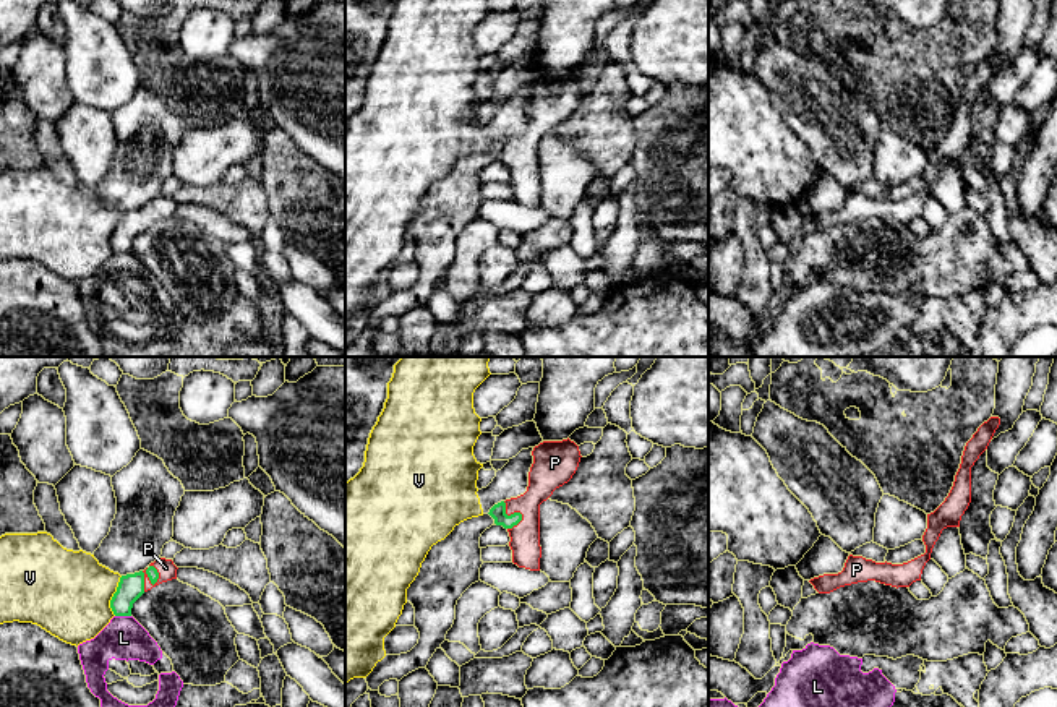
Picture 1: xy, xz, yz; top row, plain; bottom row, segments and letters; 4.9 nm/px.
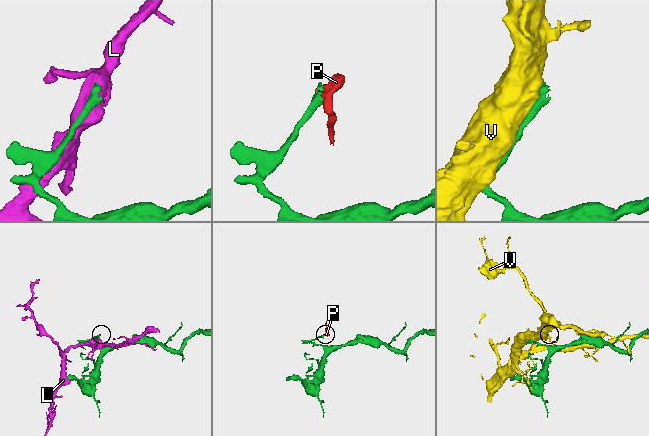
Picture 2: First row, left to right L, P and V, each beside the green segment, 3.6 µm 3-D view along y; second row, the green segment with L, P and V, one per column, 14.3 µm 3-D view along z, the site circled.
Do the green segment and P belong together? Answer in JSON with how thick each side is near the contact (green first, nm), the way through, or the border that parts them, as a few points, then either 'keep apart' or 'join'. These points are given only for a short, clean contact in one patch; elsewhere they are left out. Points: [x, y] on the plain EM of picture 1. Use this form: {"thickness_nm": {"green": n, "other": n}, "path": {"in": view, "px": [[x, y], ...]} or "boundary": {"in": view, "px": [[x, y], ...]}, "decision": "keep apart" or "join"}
{"thickness_nm": {"green": 60, "other": 90}, "path": {"in": "xy", "px": [[151, 208], [143, 214], [153, 221], [166, 205]]}, "decision": "join"}

